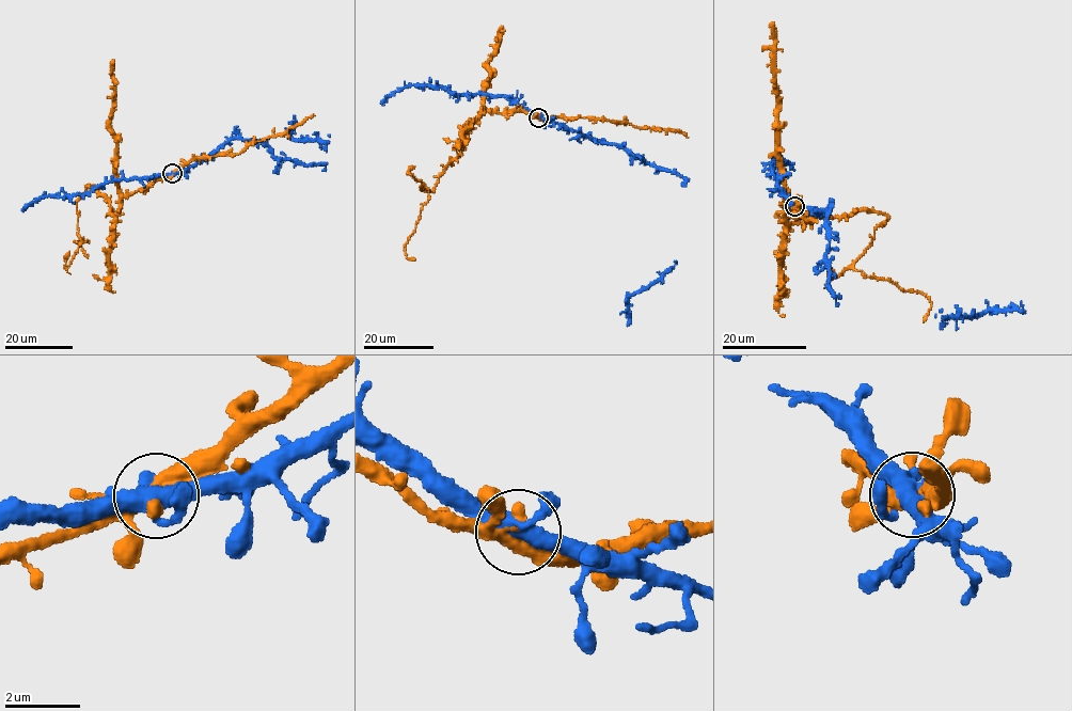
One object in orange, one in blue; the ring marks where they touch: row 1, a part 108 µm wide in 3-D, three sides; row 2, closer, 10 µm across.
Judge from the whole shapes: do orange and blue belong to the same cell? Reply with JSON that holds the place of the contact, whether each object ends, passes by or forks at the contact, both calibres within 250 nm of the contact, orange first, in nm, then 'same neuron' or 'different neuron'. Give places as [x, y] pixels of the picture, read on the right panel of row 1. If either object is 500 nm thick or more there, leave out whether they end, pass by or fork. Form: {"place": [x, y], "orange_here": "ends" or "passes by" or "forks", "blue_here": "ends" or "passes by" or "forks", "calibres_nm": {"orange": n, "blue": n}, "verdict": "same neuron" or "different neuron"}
{"place": [794, 206], "orange_here": "forks", "blue_here": "forks", "calibres_nm": {"orange": 320, "blue": 400}, "verdict": "different neuron"}

